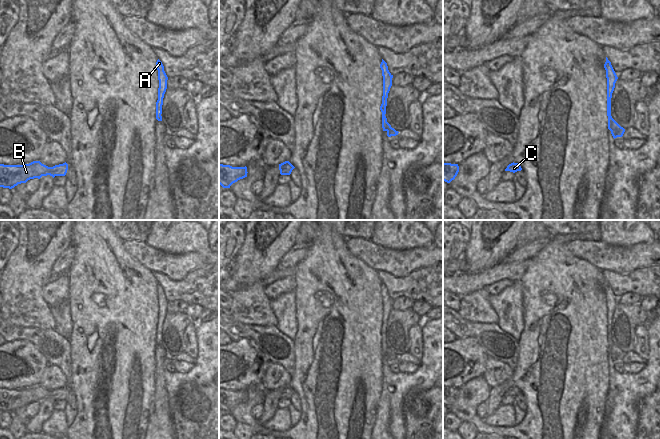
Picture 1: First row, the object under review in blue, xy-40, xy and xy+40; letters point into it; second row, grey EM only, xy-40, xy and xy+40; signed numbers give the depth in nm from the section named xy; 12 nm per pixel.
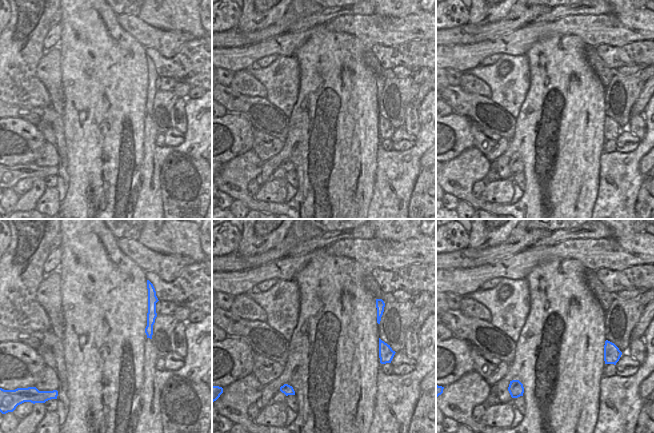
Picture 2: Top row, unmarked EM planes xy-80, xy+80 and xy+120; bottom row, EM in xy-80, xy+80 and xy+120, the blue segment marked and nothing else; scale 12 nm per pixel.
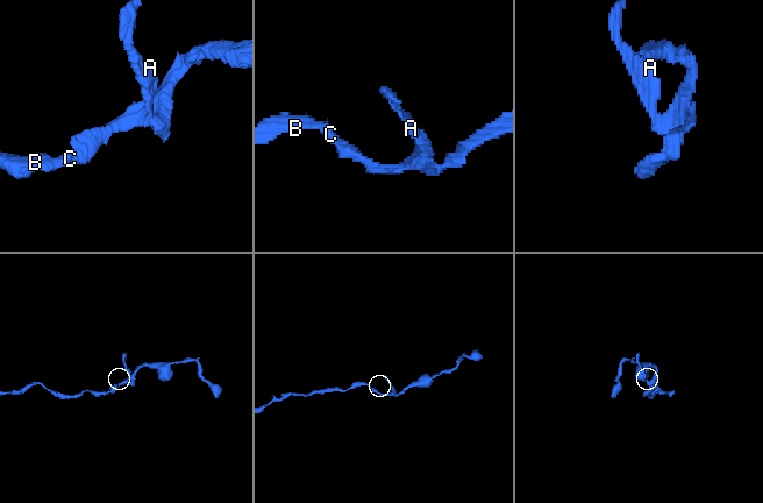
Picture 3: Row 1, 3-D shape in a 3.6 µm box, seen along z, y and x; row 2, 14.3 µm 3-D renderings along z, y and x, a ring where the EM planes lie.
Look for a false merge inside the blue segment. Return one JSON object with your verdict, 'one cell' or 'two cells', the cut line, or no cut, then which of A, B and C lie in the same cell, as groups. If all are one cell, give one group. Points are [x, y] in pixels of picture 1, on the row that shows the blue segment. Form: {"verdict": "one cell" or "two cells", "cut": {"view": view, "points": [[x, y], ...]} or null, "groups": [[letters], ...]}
{"verdict": "two cells", "cut": {"view": "xy+40", "points": [[610, 108], [607, 113]]}, "groups": [["A"], ["B", "C"]]}

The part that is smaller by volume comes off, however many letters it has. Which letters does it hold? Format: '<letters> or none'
A.

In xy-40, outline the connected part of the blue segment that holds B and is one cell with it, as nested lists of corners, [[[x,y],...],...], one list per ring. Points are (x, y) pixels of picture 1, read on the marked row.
[[[33,161],[23,165],[4,165],[0,164],[0,187],[12,189],[18,184],[26,183],[30,179],[50,175],[65,176],[68,170],[68,164],[55,165],[48,167],[40,161]]]

